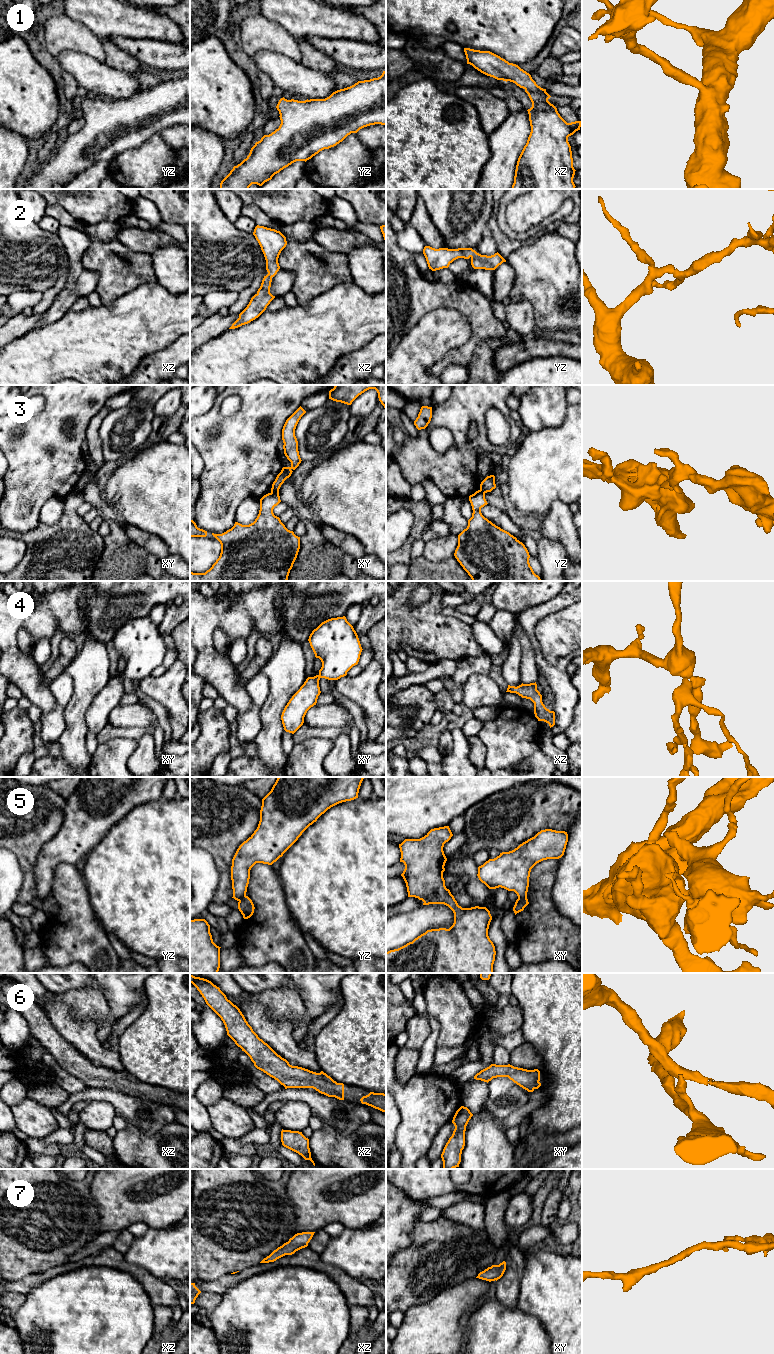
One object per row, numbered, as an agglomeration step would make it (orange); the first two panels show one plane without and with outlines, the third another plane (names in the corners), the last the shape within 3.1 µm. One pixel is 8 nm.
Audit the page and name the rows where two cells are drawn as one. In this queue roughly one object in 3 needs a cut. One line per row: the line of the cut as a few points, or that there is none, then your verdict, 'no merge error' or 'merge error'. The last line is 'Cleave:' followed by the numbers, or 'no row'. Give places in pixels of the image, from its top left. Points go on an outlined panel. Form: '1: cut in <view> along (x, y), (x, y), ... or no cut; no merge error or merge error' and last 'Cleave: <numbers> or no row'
1: no cut; no merge error
2: no cut; no merge error
3: cut in xy along (271, 491), (278, 492); merge error
4: no cut; no merge error
5: cut in xy along (518, 898), (526, 899); merge error
6: no cut; no merge error
7: no cut; no merge error
Cleave: 3, 5

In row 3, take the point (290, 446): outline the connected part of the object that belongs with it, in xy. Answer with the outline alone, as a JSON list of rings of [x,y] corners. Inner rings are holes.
[[[300,406],[285,422],[282,429],[282,440],[284,454],[287,459],[291,462],[290,467],[283,467],[281,472],[277,475],[275,481],[272,484],[271,492],[279,492],[281,485],[284,481],[289,478],[292,472],[301,463],[301,458],[298,451],[298,441],[295,436],[296,426],[301,417],[306,411]]]

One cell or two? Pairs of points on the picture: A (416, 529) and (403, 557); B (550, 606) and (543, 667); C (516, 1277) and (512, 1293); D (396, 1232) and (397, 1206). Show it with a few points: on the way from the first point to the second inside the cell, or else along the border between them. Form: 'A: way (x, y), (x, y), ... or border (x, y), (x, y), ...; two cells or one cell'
A: way (413, 536), (405, 550); one cell
B: way (534, 619), (531, 622), (531, 636), (537, 651); one cell
C: way (512, 1281), (512, 1289); one cell
D: way (396, 1226), (396, 1212); one cell

